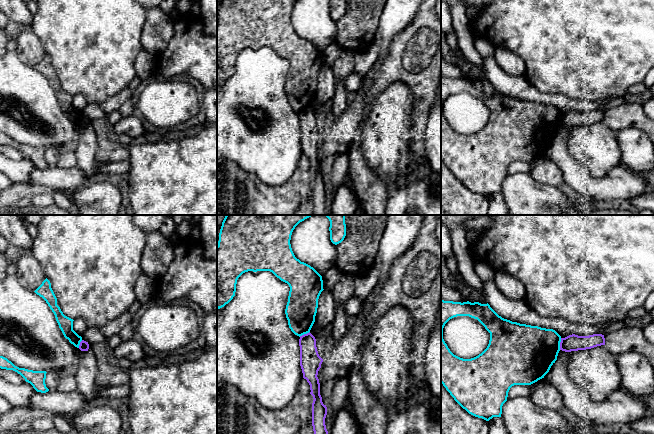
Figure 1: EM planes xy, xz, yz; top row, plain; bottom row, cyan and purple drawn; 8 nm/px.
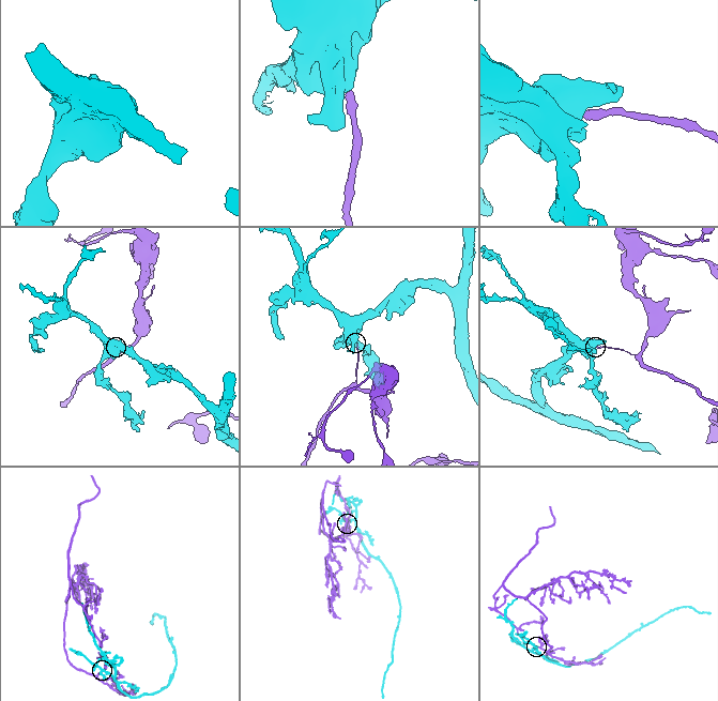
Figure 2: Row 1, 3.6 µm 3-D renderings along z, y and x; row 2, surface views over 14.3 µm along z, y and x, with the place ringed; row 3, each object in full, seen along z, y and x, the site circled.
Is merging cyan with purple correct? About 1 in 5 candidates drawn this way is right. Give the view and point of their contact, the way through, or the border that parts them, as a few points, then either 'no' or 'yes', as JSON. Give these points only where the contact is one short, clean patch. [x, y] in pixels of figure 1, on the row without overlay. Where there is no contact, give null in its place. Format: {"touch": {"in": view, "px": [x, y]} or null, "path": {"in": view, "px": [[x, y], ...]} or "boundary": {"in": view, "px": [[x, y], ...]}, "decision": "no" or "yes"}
{"touch": {"in": "yz", "px": [559, 120]}, "boundary": {"in": "yz", "px": [[561, 114], [559, 125]]}, "decision": "no"}

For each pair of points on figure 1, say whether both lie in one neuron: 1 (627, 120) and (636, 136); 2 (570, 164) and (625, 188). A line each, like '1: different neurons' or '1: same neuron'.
1: different neurons
2: same neuron

